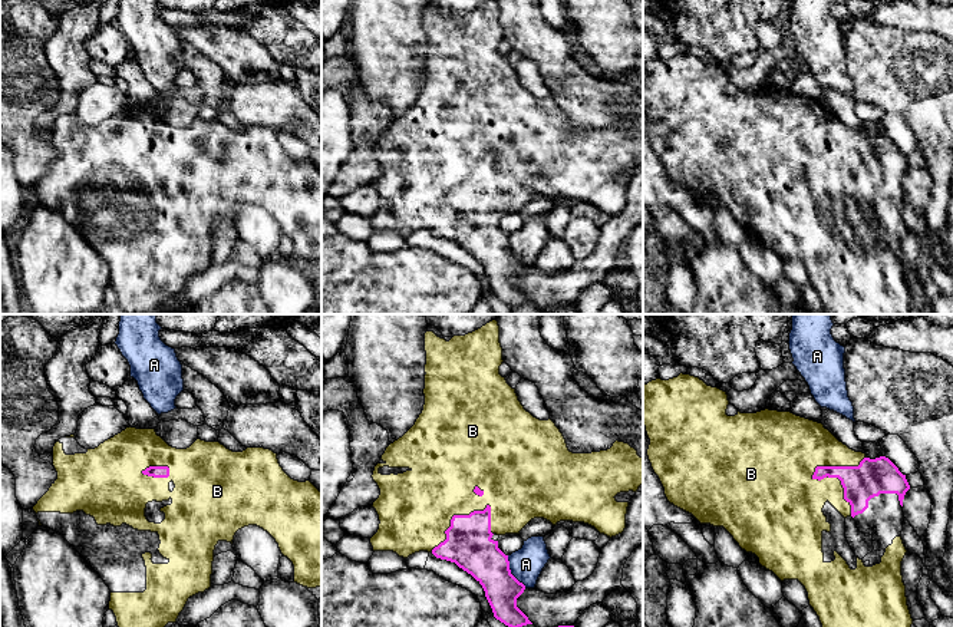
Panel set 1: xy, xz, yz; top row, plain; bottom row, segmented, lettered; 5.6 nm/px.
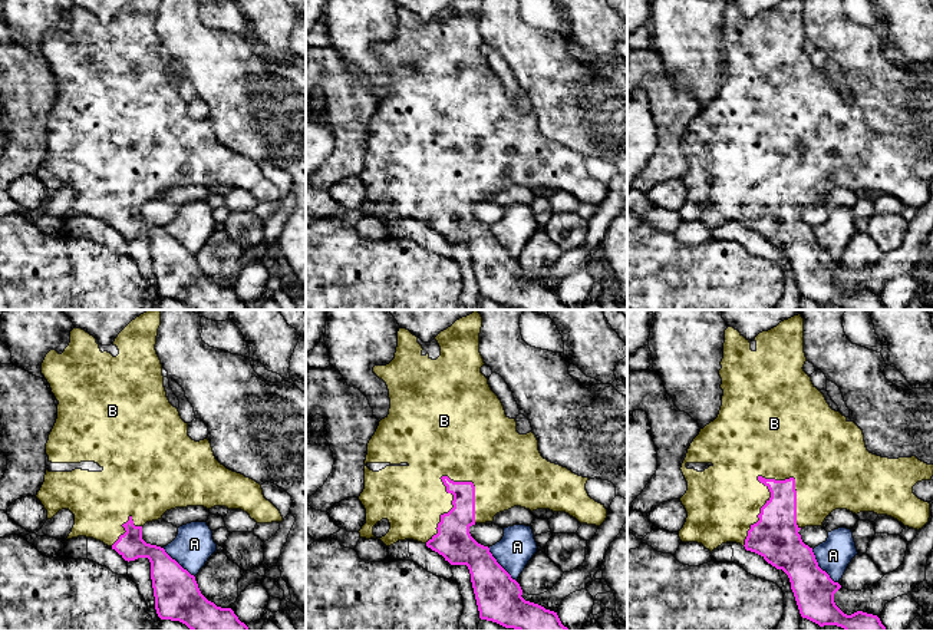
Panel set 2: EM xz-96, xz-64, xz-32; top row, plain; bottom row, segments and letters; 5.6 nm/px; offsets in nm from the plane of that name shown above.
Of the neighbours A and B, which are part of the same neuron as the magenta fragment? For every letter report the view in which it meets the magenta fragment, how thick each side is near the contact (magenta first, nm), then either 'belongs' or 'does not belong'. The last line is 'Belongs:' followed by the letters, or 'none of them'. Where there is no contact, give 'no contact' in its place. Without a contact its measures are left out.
A: meets magenta in xz; 240 nm thick on the magenta side, 190 nm on the other; does not belong
B: meets magenta in yz; 200 nm thick on the magenta side, 280 nm on the other; belongs
Belongs: B

